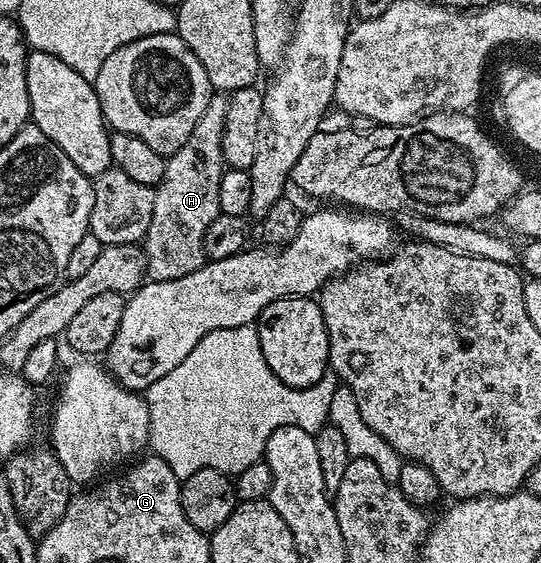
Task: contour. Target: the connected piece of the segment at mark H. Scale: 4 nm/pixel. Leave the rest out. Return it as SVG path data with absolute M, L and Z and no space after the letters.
M211 93L204 116L196 120L192 136L180 144L175 154L166 158L164 176L158 181L152 204L152 224L140 245L146 255L146 278L152 282L176 280L196 272L207 261L204 252L204 232L220 213L220 176L227 169L222 159L224 120L228 112L225 93Z

